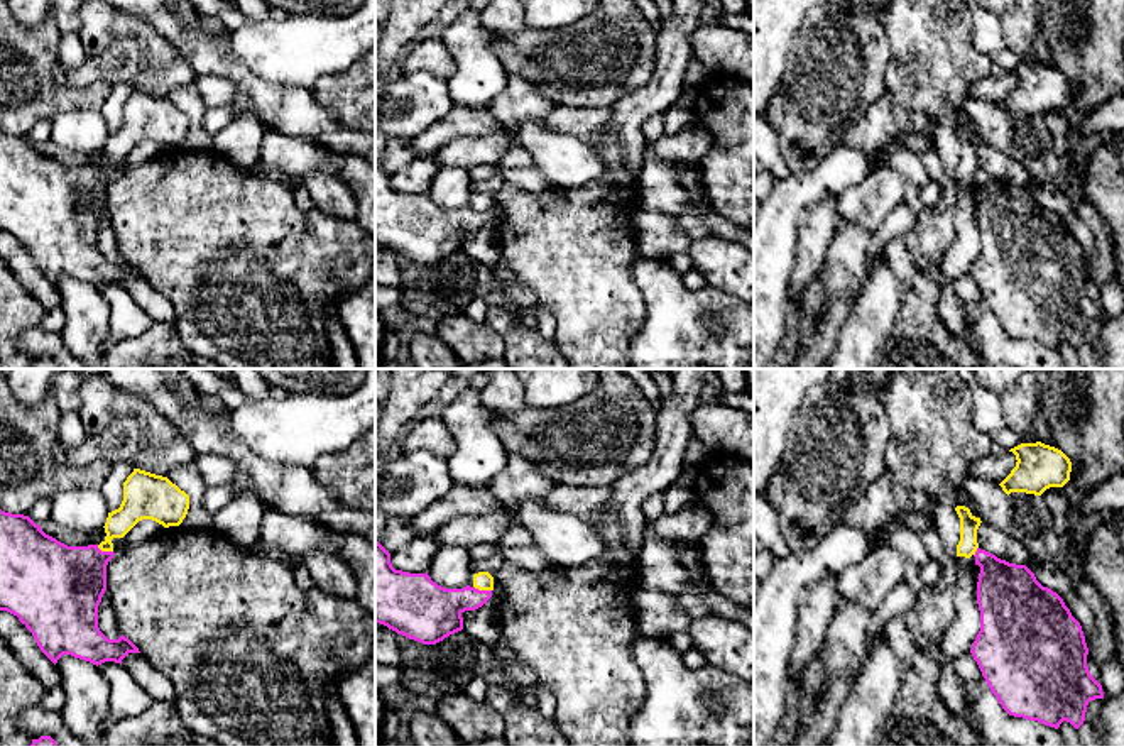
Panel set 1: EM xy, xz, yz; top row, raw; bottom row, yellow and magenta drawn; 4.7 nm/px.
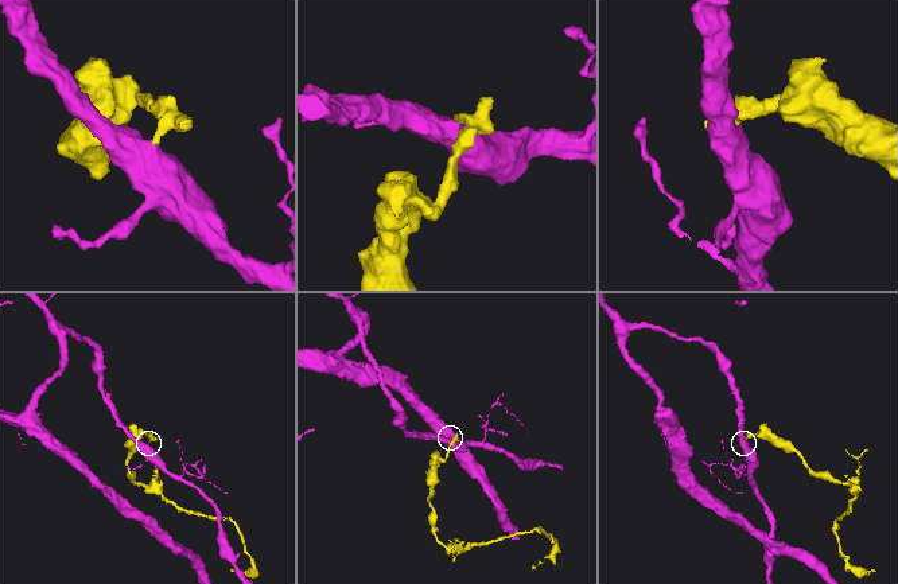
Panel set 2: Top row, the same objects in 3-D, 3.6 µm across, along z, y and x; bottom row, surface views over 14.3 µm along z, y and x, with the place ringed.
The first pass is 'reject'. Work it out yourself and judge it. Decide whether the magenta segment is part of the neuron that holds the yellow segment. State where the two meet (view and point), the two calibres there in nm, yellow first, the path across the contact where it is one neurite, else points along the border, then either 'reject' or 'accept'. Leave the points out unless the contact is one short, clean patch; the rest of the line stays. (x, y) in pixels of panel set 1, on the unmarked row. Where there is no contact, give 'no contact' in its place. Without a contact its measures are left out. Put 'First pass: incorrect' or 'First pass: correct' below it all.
meets yellow in xz at (482, 210); 90 nm thick on the yellow side, 240 nm on the other; border along xz (474, 207), (491, 212); reject
First pass: correct

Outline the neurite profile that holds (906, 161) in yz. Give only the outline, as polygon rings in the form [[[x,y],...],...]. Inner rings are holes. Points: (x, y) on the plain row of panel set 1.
[[[899,147],[889,159],[887,166],[901,174],[906,183],[919,188],[926,186],[931,179],[921,161],[921,156],[909,147]]]

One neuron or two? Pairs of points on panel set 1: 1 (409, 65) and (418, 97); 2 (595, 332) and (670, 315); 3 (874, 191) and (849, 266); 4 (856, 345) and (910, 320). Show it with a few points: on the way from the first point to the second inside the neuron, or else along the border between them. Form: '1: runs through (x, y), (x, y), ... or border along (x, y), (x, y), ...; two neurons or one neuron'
1: border along (403, 73), (430, 71), (447, 80); two neurons
2: border along (634, 281), (646, 308), (646, 322), (627, 351); two neurons
3: border along (839, 219), (849, 224), (861, 224), (873, 232); two neurons
4: border along (900, 290), (900, 312), (891, 334), (878, 351); two neurons

